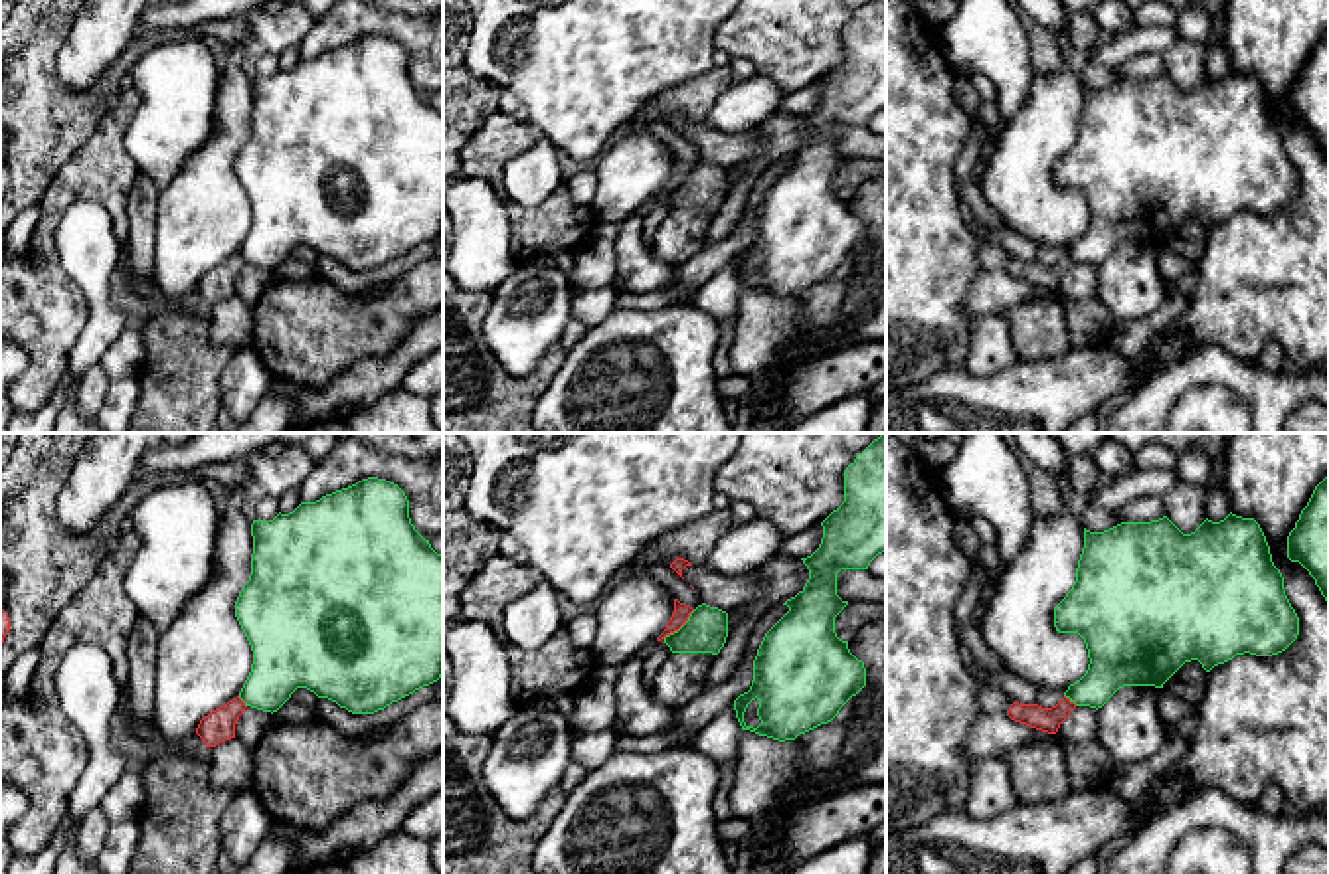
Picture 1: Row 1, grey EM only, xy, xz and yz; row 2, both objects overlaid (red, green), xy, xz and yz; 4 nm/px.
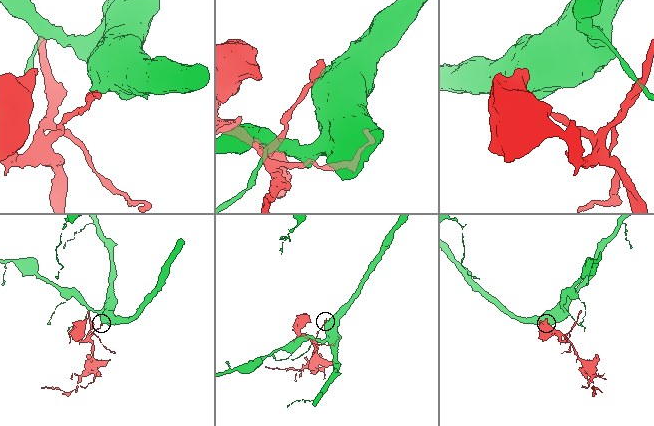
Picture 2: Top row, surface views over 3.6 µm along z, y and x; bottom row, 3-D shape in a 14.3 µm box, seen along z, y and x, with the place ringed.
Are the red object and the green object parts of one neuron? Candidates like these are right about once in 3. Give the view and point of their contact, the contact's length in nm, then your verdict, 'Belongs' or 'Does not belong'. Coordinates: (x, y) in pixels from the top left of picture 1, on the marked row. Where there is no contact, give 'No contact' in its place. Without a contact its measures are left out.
Touches red at xz (679, 627). Shared border 180 nm. Does not belong

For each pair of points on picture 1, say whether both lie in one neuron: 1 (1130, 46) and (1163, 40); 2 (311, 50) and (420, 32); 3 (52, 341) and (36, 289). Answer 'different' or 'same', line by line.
1: same
2: same
3: same

